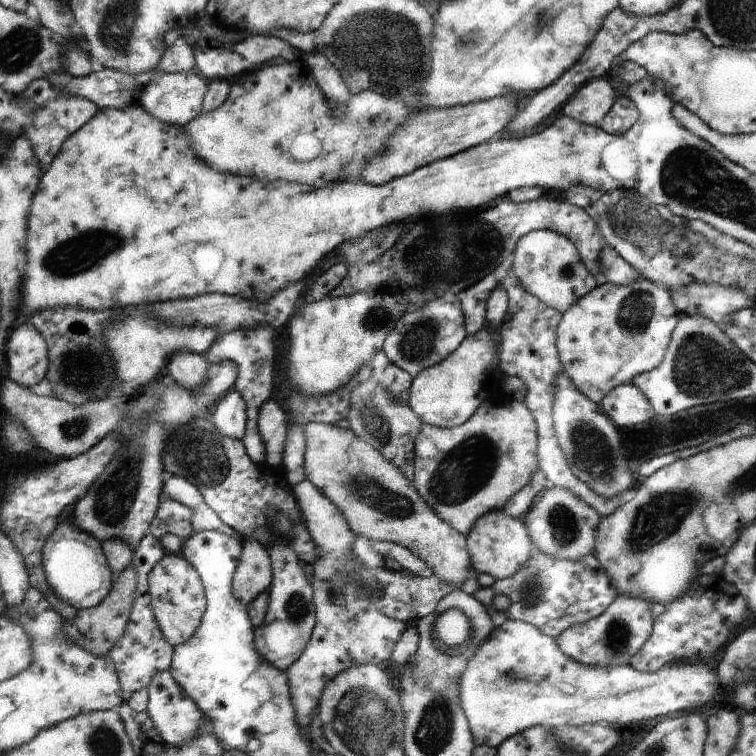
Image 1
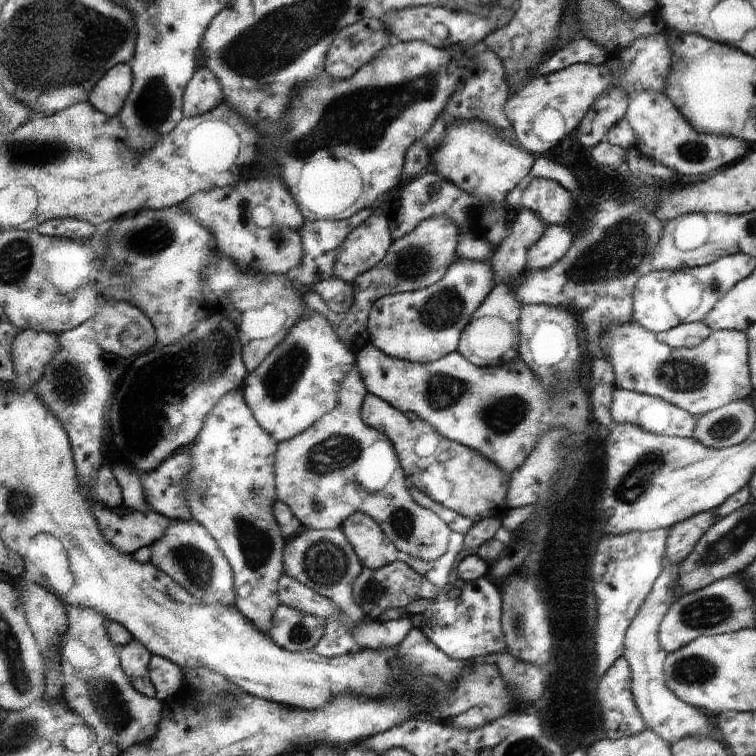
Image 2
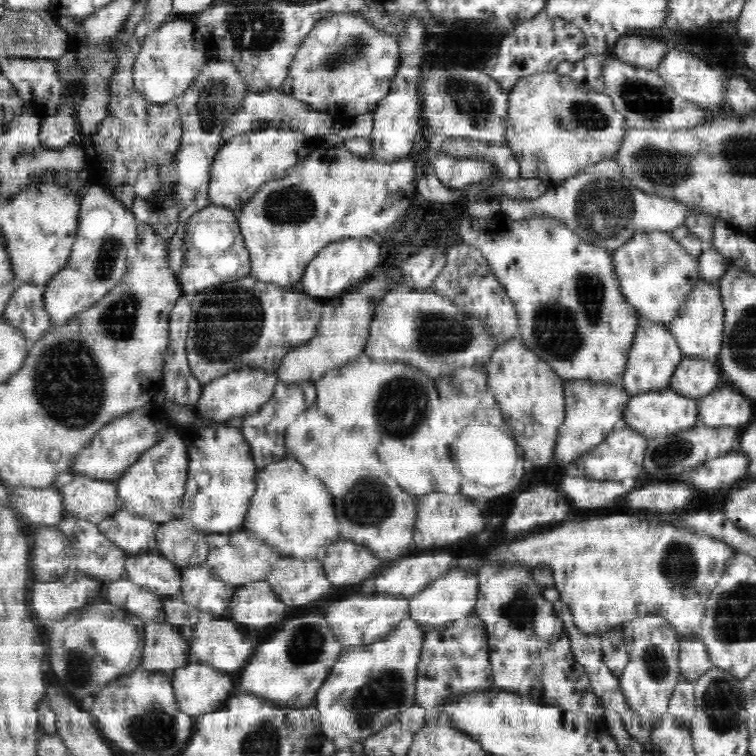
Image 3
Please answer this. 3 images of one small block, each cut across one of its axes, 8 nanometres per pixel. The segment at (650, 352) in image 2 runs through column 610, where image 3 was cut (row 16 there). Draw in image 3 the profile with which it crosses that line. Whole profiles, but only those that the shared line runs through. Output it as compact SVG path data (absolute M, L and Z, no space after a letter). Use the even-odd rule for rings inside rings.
M343 12L340 15L330 15L314 25L295 54L288 76L280 89L316 111L333 113L335 117L347 120L373 112L389 94L400 64L400 48L394 35L374 27L372 22L368 23L362 12Z

